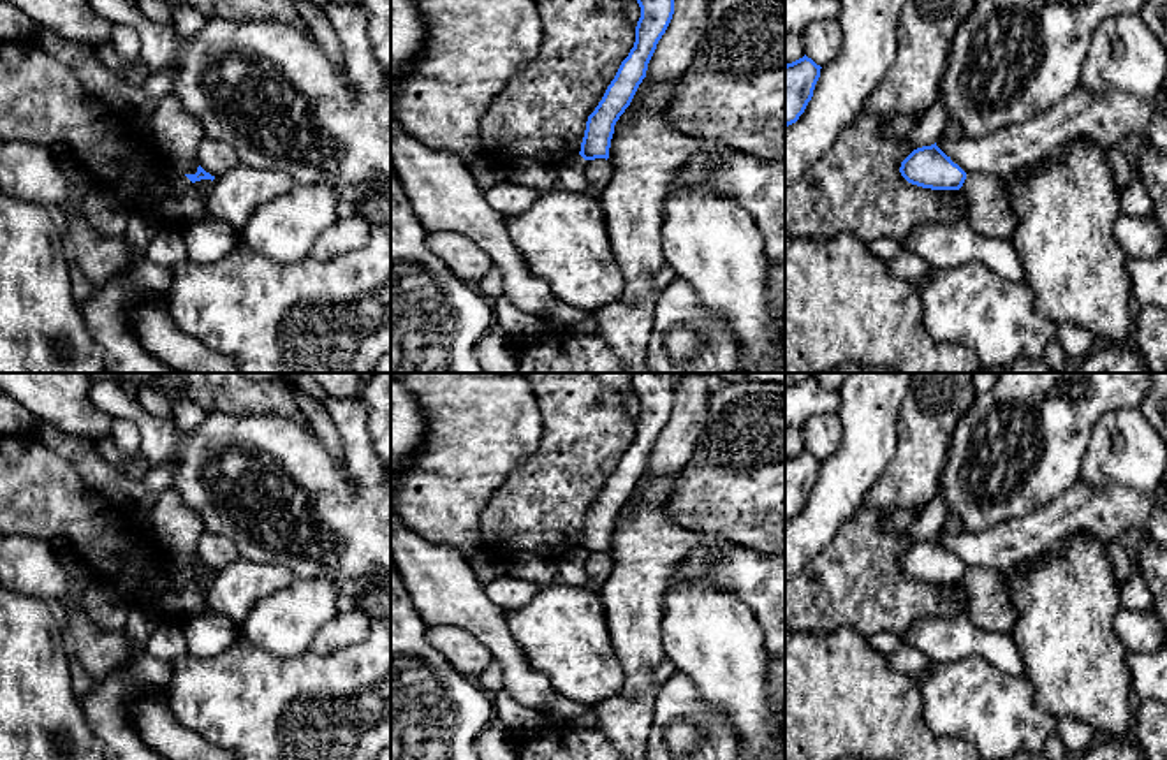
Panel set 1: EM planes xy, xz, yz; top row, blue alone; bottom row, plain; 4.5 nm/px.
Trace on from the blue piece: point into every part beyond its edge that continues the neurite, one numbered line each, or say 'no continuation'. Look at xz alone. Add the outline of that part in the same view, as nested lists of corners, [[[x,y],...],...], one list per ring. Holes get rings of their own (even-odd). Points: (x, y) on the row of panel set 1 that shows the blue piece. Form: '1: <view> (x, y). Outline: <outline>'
no continuation

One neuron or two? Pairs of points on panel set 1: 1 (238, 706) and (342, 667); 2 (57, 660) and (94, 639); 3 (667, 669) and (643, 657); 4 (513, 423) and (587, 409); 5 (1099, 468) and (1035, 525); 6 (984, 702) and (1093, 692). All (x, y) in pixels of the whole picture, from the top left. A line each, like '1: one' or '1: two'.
1: one
2: two
3: two
4: two
5: two
6: two

